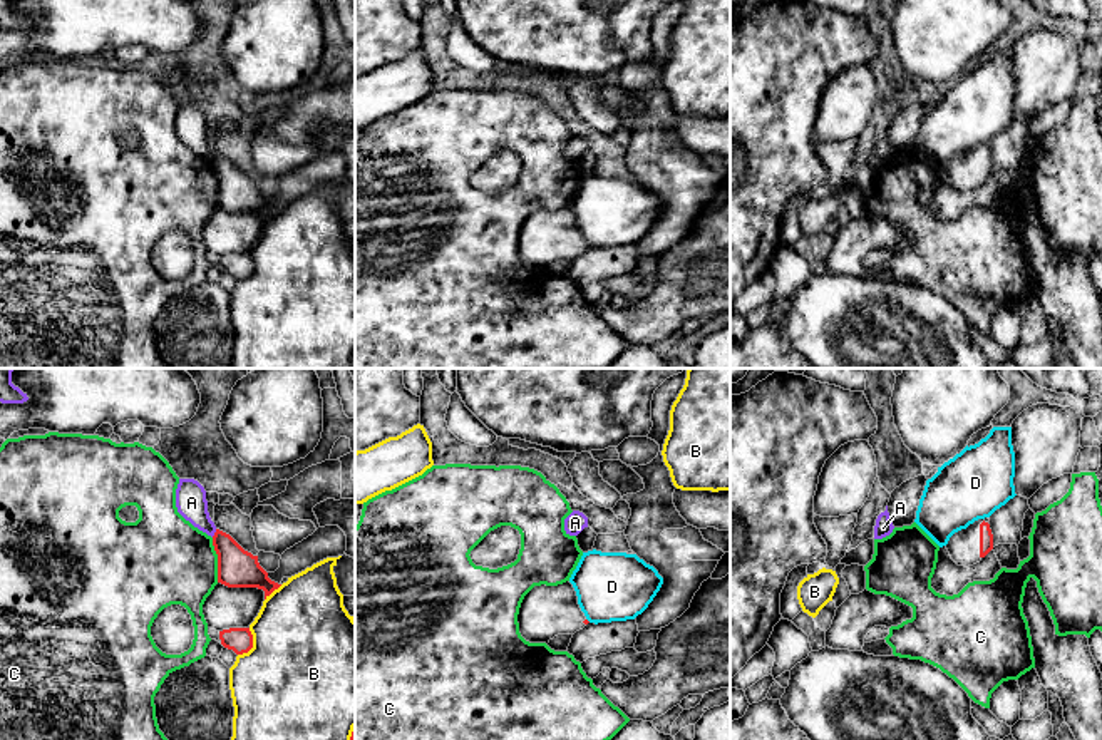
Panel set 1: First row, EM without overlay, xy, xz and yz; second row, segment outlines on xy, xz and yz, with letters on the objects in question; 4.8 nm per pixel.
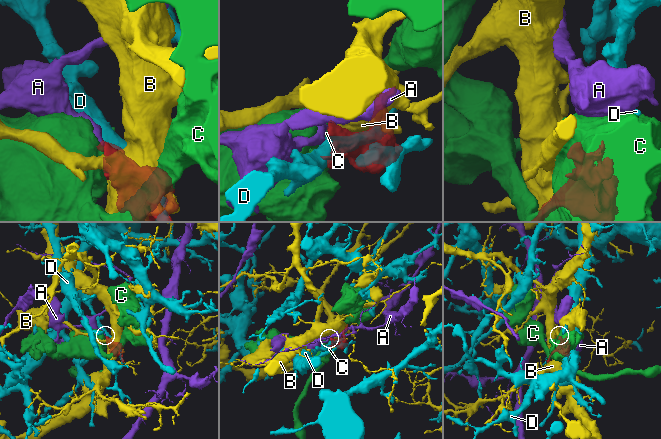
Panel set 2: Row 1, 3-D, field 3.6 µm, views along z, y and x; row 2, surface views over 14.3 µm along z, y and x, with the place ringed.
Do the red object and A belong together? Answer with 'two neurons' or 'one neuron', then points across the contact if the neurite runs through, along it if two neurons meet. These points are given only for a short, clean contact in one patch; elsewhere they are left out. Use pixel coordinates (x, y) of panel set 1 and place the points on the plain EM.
two neurons; border along xy (216, 154), (211, 161)

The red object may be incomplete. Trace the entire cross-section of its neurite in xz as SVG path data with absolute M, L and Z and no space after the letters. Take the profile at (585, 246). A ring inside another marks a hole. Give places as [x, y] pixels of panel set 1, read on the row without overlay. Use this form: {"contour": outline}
{"contour": "M569 206L558 211L534 211L523 224L519 258L529 268L549 268L558 260L574 260L590 246L578 229Z"}

